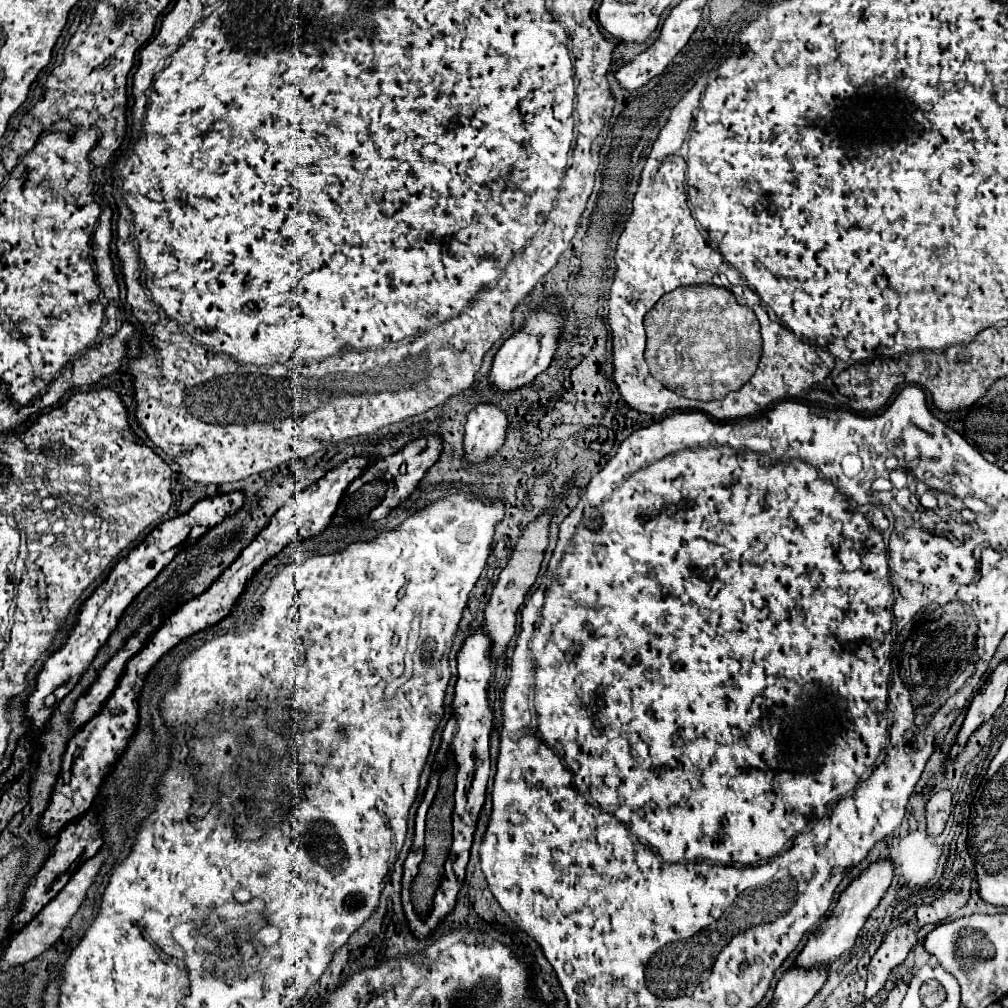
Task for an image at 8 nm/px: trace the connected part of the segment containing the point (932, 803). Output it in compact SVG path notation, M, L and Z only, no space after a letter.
M942 789L934 793L926 805L926 831L930 837L936 837L944 831L948 815L952 811L952 793Z

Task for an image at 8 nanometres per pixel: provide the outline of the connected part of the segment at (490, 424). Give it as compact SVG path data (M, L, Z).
M478 403L466 423L466 463L480 463L502 447L508 429L508 413L494 403Z

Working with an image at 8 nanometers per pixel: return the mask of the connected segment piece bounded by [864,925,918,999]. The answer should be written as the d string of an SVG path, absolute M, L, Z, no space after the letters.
M908 925L894 927L888 931L882 939L882 945L874 953L870 965L868 965L868 983L866 983L866 999L874 997L886 983L890 971L906 959L910 949L916 945L916 931Z

